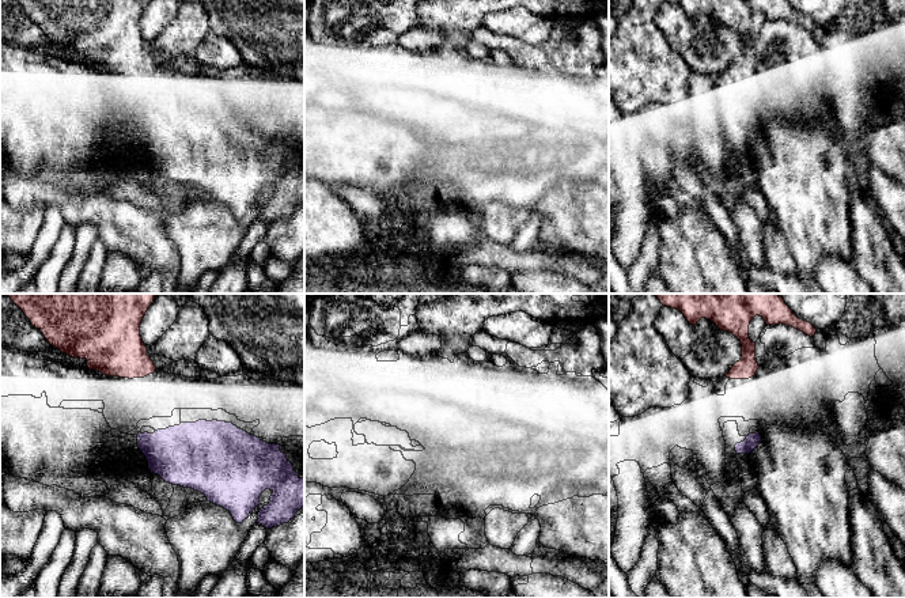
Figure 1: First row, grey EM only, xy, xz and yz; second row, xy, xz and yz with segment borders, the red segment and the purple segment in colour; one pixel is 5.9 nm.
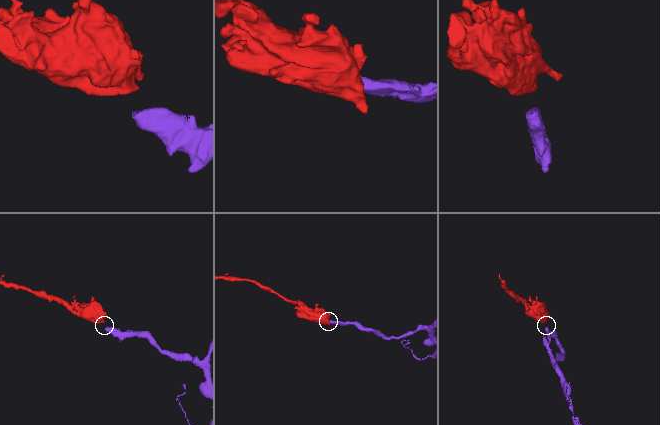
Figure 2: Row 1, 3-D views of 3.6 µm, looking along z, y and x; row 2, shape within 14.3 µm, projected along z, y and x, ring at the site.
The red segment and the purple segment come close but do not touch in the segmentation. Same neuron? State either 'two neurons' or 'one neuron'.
one neuron

